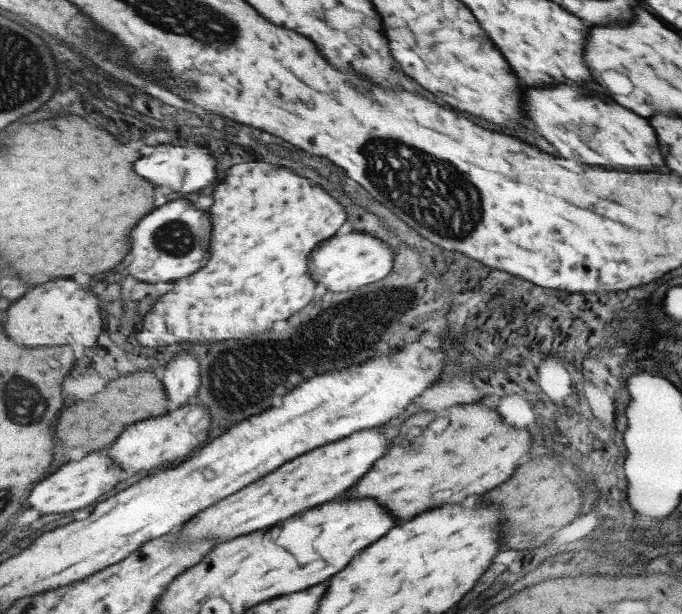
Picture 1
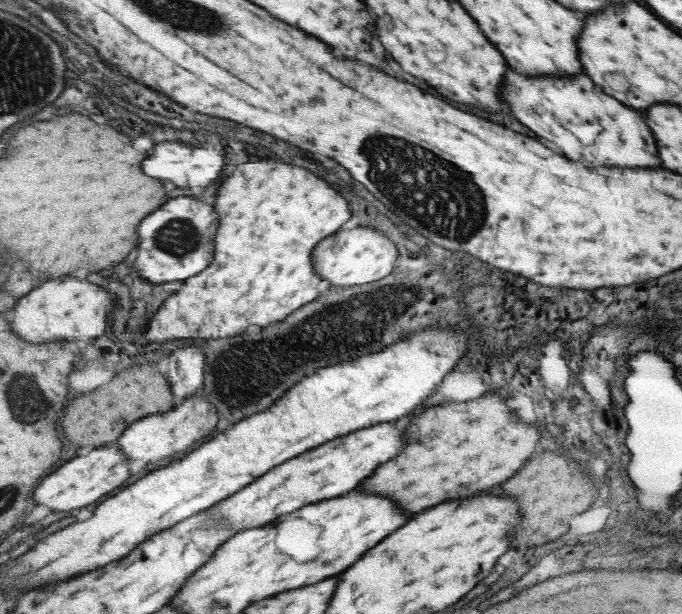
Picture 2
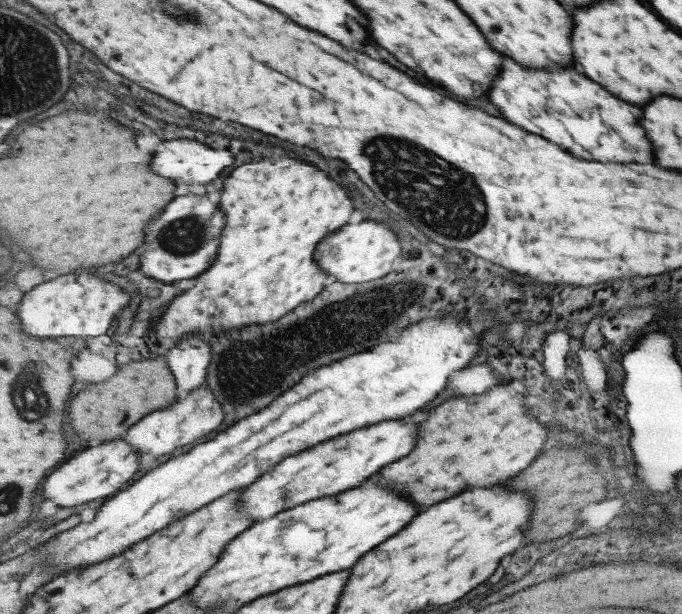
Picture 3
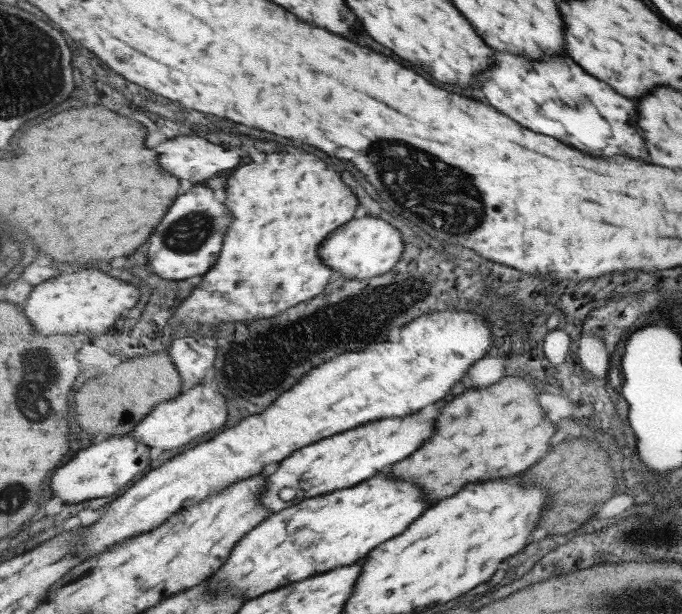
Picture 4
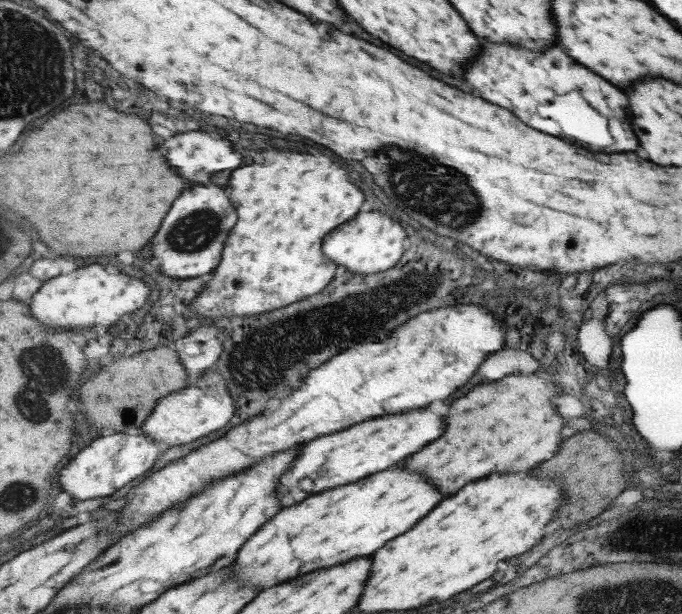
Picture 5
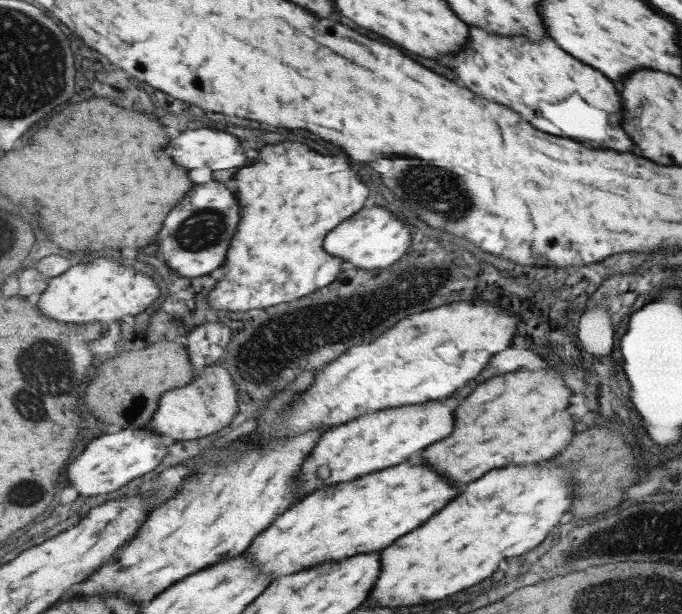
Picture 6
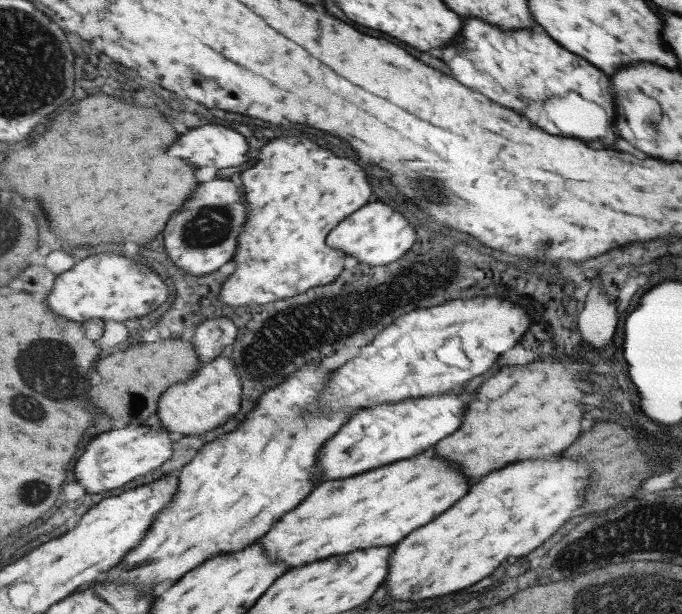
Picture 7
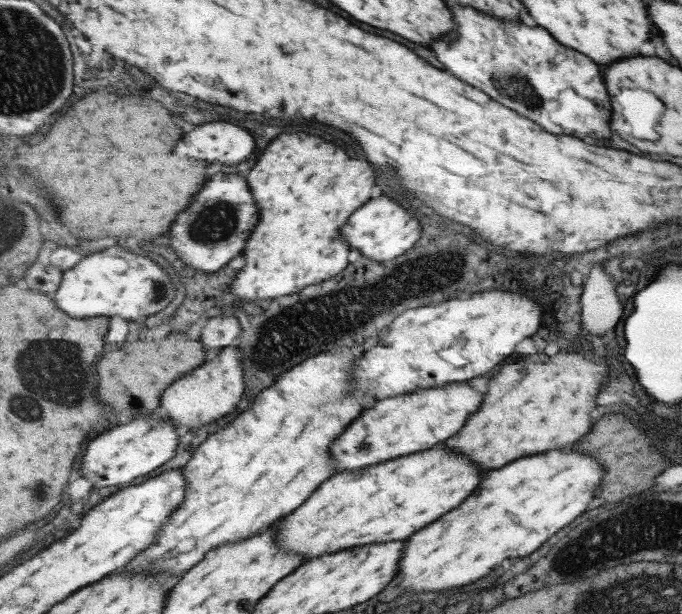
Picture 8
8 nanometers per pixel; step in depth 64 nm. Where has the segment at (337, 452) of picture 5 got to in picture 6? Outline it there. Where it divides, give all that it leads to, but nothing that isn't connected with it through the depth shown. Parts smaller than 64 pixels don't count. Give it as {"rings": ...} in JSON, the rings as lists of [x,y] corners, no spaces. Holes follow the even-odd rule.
{"rings":[[[433,400],[425,404],[386,408],[363,414],[340,425],[339,428],[331,429],[317,441],[311,457],[304,462],[301,478],[305,478],[305,486],[300,488],[301,495],[305,497],[324,486],[337,482],[351,482],[371,472],[403,464],[411,454],[425,450],[427,446],[447,438],[453,432],[453,410],[457,410],[457,404],[457,400],[441,400],[439,408],[439,402]]]}

